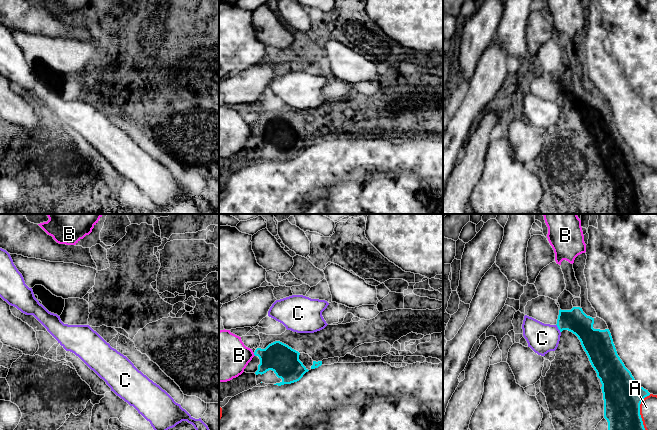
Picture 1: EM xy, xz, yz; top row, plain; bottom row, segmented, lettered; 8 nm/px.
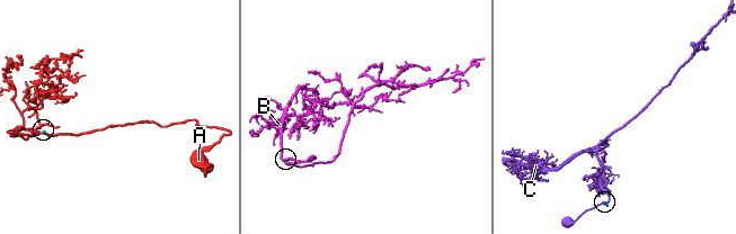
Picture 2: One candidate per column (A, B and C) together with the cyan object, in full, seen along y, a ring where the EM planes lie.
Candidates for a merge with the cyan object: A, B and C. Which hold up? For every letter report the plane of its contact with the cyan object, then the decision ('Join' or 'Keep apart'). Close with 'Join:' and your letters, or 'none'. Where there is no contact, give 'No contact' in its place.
A: Touches cyan in yz. Keep apart
B: Touches cyan in xz. Keep apart
C: Touches cyan in yz. Keep apart
Join: none

